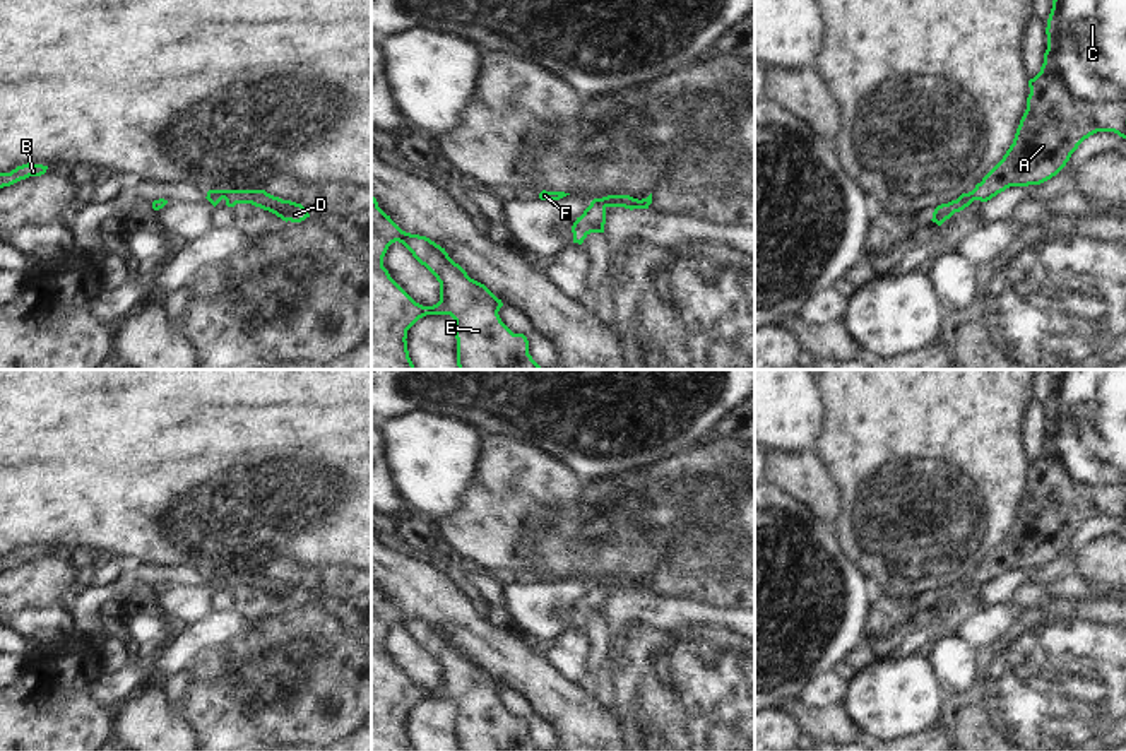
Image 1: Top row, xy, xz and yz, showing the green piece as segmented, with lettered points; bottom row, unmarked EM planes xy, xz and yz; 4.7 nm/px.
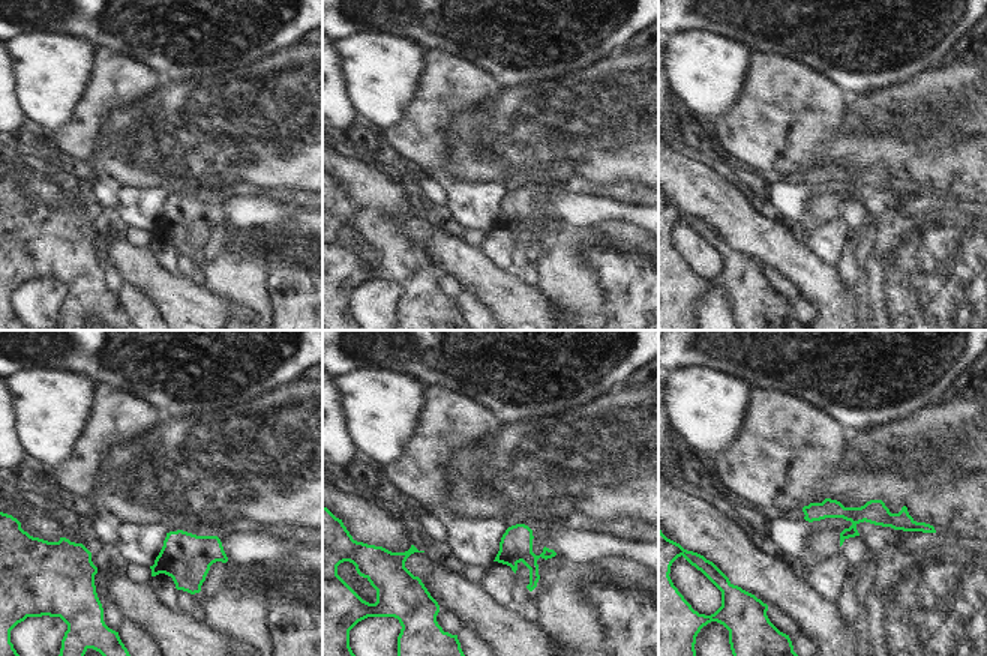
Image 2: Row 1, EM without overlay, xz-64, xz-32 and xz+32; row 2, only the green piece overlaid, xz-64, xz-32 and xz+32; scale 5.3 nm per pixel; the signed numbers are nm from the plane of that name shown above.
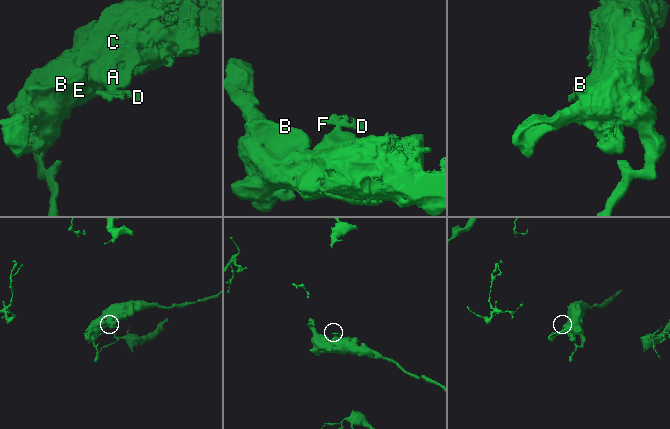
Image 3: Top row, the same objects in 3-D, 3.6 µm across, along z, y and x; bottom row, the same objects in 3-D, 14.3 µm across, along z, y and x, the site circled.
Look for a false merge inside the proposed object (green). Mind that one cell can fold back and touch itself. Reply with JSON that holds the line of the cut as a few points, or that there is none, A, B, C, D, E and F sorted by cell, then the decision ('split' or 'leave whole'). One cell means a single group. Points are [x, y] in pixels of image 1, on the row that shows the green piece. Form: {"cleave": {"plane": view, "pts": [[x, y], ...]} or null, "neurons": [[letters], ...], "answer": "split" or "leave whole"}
{"cleave": {"plane": "xz", "pts": [[591, 202], [604, 207]]}, "neurons": [["A", "B", "C", "E"], ["D", "F"]], "answer": "split"}

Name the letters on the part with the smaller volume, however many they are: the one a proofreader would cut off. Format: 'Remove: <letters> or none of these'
Remove: D, F

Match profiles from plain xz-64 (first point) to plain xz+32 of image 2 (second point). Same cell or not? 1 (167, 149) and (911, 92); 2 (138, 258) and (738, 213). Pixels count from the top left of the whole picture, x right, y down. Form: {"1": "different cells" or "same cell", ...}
{"1": "same cell", "2": "same cell"}

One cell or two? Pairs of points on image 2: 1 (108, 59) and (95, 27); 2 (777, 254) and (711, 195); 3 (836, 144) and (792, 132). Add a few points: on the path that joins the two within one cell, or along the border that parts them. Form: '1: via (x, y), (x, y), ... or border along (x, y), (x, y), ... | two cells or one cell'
1: border along (96, 47), (108, 47), (135, 59) | two cells
2: via (761, 239), (749, 233), (728, 212) | one cell
3: border along (836, 129), (816, 147), (812, 165) | two cells

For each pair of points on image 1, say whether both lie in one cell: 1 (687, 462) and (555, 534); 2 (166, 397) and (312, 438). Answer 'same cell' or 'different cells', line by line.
1: same cell
2: same cell

